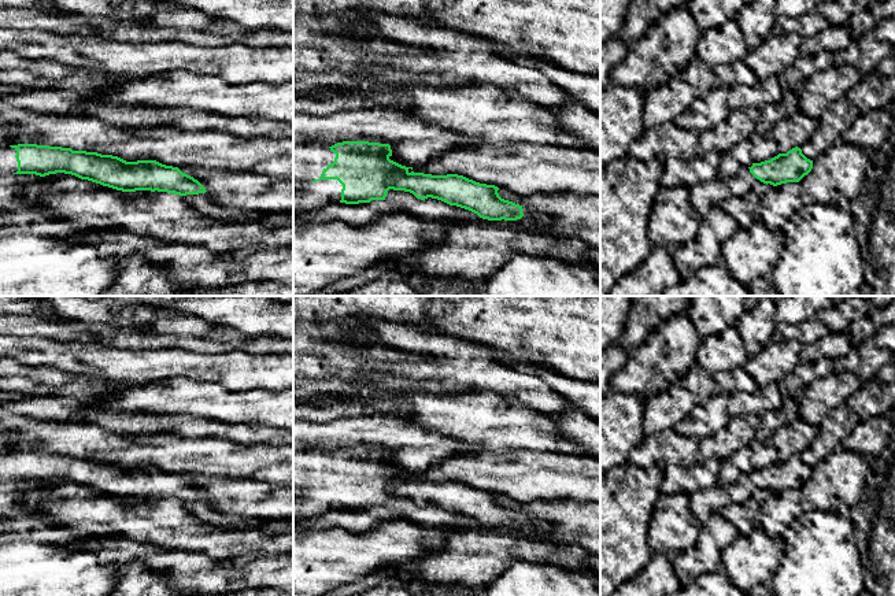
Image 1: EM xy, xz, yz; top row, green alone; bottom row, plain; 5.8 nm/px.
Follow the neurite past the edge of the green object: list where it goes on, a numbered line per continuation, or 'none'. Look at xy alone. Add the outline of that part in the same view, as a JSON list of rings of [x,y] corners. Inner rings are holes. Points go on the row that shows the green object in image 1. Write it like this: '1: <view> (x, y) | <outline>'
1: xy (8, 163) | [[[11,147],[0,148],[0,174],[16,173],[18,162],[16,162],[16,151]]]

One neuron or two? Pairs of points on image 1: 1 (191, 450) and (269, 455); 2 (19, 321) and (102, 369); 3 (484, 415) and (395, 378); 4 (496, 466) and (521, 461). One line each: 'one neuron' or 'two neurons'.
1: one neuron
2: two neurons
3: two neurons
4: one neuron

